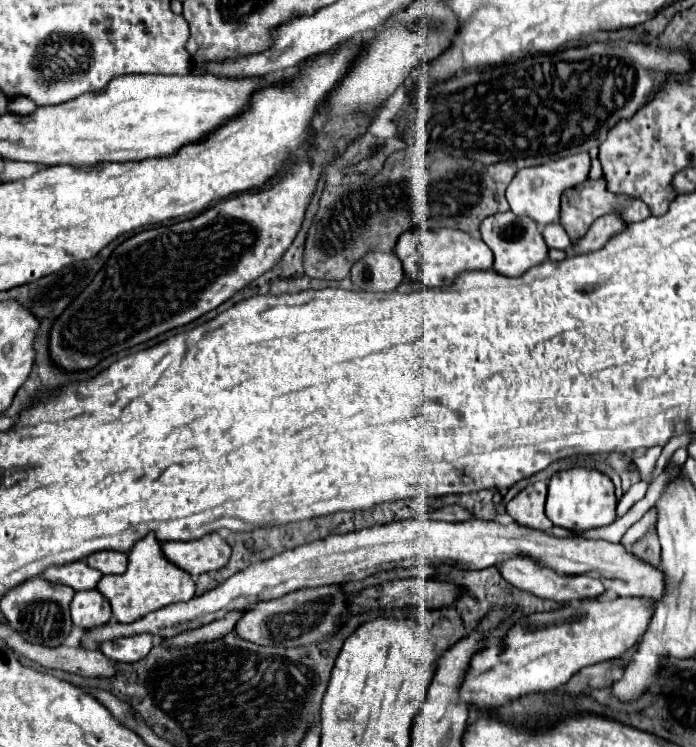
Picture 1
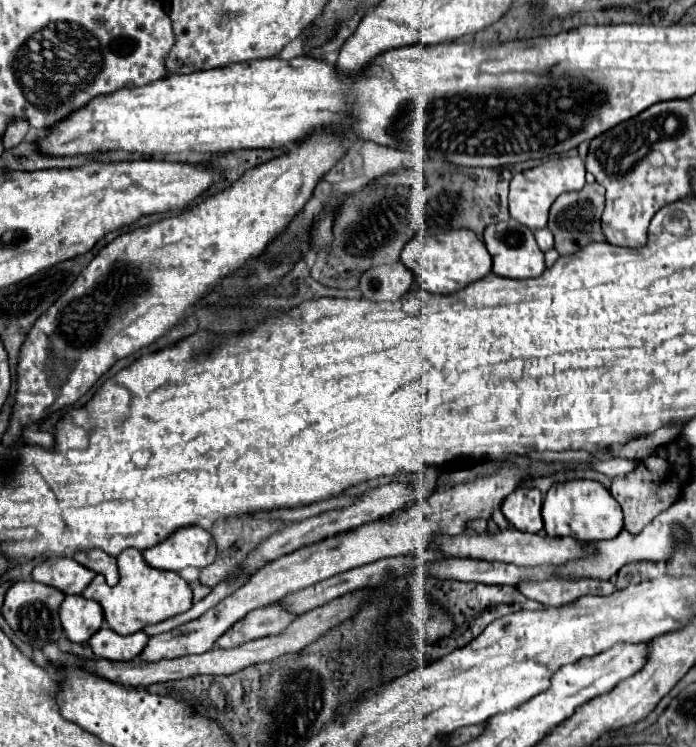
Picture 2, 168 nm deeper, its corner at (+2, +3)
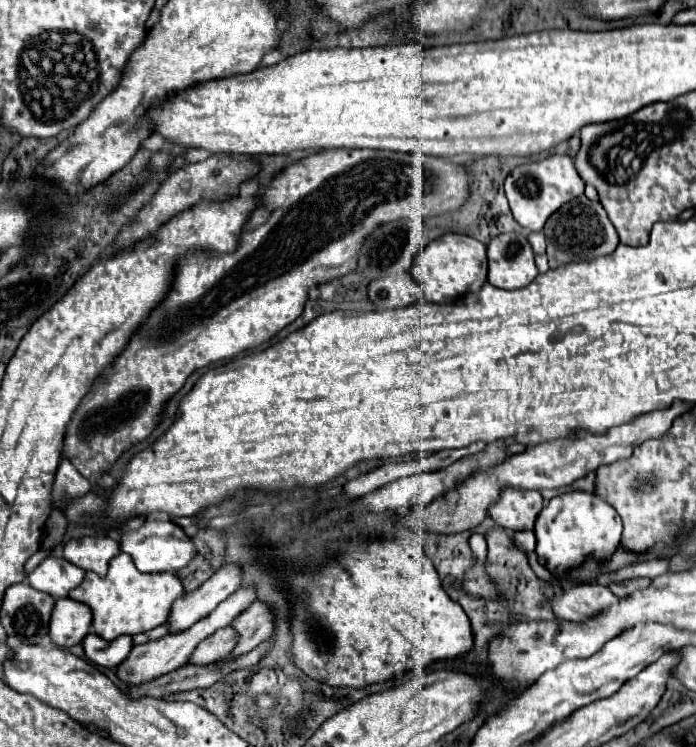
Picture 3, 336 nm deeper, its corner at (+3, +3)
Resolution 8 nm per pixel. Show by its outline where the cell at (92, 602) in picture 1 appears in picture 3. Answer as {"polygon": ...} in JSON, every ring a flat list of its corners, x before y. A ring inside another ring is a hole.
{"polygon":[[69,597,57,599,49,621,49,637,57,647,73,647,83,641,91,629,91,613,87,605,81,605]]}

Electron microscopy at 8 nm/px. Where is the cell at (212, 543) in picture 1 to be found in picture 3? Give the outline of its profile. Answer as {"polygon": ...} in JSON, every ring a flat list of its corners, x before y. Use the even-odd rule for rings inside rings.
{"polygon":[[149,517,149,521,145,521,139,529,125,529,121,533,119,539,121,551,131,555,133,565,141,571,141,573,159,573,159,571,179,571,185,565,189,565,189,561,193,561,195,557,195,547,191,543,191,539,183,533,181,527,177,527,171,521,161,521,161,519,153,519]]}

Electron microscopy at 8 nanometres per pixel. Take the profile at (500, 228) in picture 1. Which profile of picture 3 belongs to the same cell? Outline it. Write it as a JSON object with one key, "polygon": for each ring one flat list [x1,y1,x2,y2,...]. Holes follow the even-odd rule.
{"polygon":[[503,233,487,245,489,283,499,289,521,289,537,277,533,249,525,235]]}

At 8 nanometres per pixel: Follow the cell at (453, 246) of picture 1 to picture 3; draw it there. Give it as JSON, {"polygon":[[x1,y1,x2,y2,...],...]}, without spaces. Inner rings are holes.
{"polygon":[[447,233,417,253,411,275,419,283,429,303,451,303,467,293,475,293,487,283,487,247,467,235]]}

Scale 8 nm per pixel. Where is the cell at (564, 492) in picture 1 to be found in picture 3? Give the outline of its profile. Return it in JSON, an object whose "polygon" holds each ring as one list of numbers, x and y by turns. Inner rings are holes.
{"polygon":[[563,493,553,497,535,521,537,561,551,573,569,573,569,569,577,569,577,565,581,565,581,561,589,561,589,557,597,557,597,561,601,557,609,557,621,541,621,529,621,519,615,509,595,493]]}

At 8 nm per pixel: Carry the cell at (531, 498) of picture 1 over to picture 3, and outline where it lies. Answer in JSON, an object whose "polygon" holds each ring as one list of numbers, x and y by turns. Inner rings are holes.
{"polygon":[[505,489,505,493,501,493,501,501,489,507,489,517,505,529,525,531,533,529,541,507,543,499,539,491]]}

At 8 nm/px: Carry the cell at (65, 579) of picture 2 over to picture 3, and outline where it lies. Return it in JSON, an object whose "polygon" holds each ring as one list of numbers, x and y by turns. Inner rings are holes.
{"polygon":[[47,557,41,561,29,575,29,583,33,589,49,593,51,597,67,597,71,589,81,585,85,577,83,569,77,569,63,557]]}

